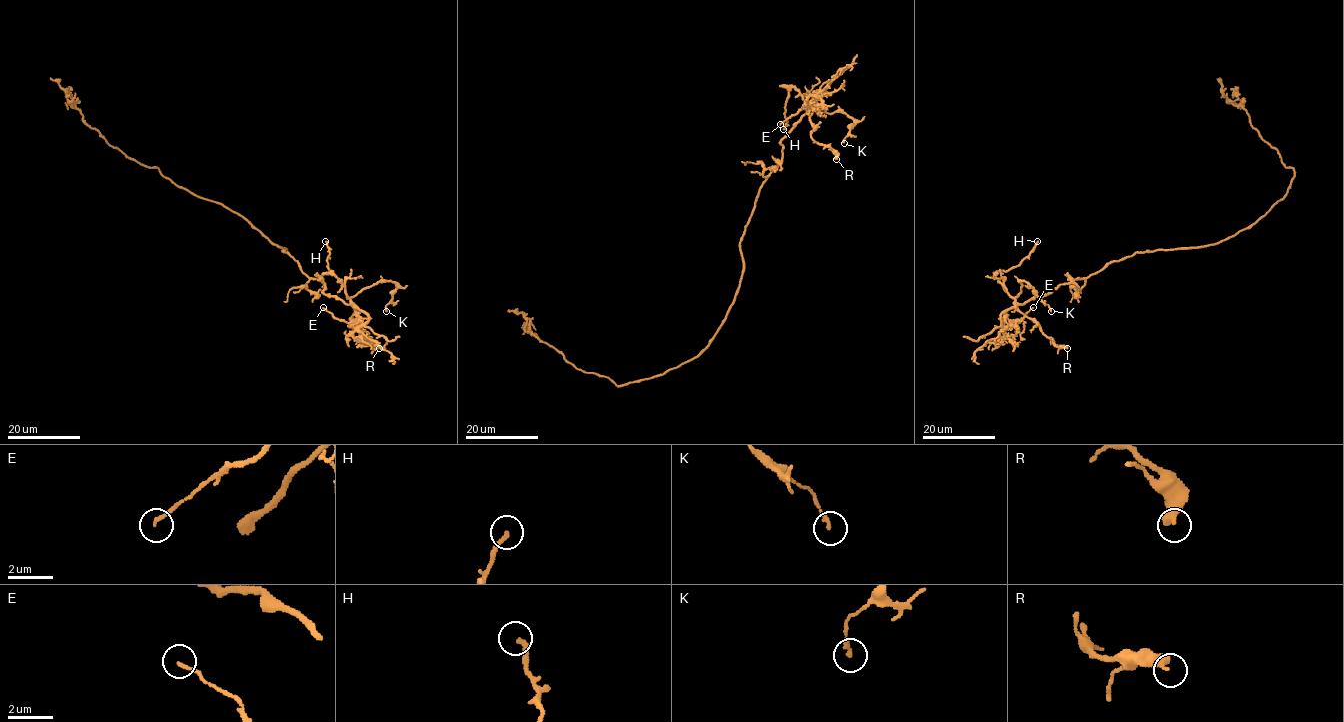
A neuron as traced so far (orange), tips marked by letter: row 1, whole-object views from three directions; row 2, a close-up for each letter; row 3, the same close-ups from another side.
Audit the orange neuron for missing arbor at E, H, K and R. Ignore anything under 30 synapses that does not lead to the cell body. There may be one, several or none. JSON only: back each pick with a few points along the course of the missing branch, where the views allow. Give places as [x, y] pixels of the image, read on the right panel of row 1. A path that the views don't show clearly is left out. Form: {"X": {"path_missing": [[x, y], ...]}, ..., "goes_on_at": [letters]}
{"goes_on_at": []}

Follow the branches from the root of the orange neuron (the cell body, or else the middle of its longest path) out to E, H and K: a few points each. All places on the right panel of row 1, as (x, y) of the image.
E: (1216, 243), (1135, 252), (1111, 261), (1087, 277), (1019, 304), (1024, 316), (1016, 322), (1033, 307)
H: (1216, 243), (1135, 252), (1087, 277), (1059, 284), (1049, 293), (1019, 304), (996, 275), (1017, 266), (1037, 241)
K: (1216, 243), (1135, 252), (1023, 304), (1015, 298), (1021, 292), (1020, 281), (1029, 285), (1051, 311)

